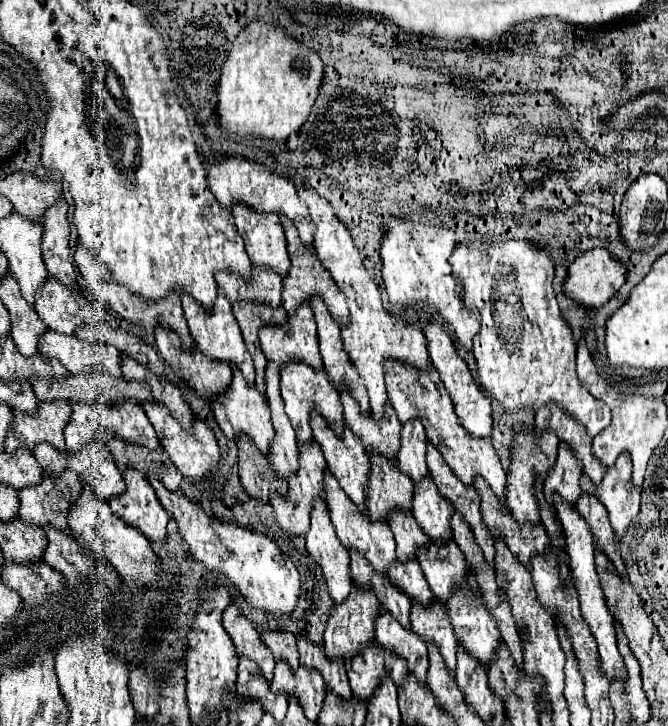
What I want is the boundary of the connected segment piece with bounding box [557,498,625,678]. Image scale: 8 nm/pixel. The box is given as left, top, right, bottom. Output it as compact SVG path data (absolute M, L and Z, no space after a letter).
M557 498L557 516L561 520L561 526L565 530L567 536L567 554L571 558L571 572L575 578L575 586L579 592L579 600L581 600L581 612L583 618L587 620L587 624L591 626L591 632L599 644L599 654L601 654L601 668L605 670L605 674L609 678L617 678L625 676L625 668L623 668L623 660L621 654L617 650L617 640L615 640L615 628L613 628L613 618L607 610L607 602L605 602L605 594L601 590L601 582L597 578L597 570L595 570L595 556L593 556L593 536L589 534L589 526L585 526L585 520L581 518L581 514L577 514L577 510L573 510L573 506L565 506L565 502L561 502L561 498Z

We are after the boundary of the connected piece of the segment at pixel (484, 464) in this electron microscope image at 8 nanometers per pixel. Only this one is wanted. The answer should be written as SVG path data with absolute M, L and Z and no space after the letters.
M389 360L385 366L387 366L387 374L385 374L387 394L397 410L399 420L401 422L407 422L411 418L421 420L427 438L437 446L437 450L443 454L449 468L463 484L473 484L475 476L479 474L489 482L495 496L501 502L505 502L505 470L501 468L495 448L491 446L491 438L473 438L471 434L465 434L465 430L461 430L461 424L457 422L457 414L453 414L453 402L435 366L429 366L429 374L421 374L421 370L413 370L413 366L403 366L401 362L393 362L393 360Z

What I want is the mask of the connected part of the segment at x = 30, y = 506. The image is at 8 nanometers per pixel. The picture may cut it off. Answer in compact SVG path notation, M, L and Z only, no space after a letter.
M65 470L59 476L41 474L41 486L27 486L19 490L21 518L39 526L53 526L59 530L67 528L67 512L73 500L79 496L81 482L75 472Z

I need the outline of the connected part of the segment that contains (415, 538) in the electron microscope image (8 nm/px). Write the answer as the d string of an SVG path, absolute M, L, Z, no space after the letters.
M393 514L393 518L389 518L389 526L395 534L397 558L401 562L415 558L417 548L429 544L429 538L425 538L421 526L417 526L417 522L411 514Z

